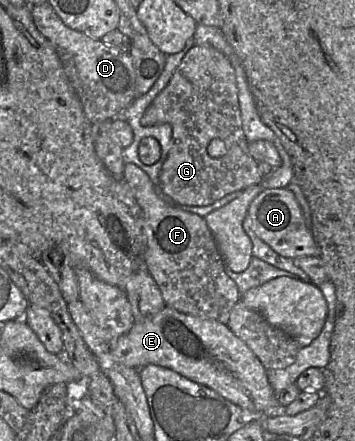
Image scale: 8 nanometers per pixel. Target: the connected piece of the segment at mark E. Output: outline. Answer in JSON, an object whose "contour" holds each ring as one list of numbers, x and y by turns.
{"contour":[[166,305,159,312,135,322,129,332,111,341,110,346,112,358,125,366,142,368,148,364,155,364,170,368,194,382,211,388,244,409,266,416,282,411,277,394,269,383,267,369,228,325,216,320,185,314]]}

